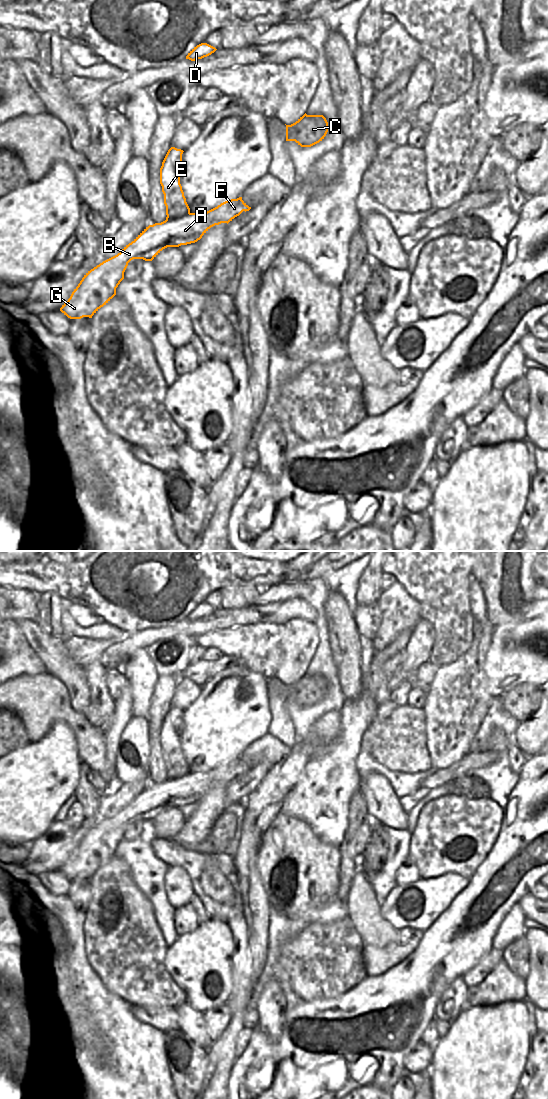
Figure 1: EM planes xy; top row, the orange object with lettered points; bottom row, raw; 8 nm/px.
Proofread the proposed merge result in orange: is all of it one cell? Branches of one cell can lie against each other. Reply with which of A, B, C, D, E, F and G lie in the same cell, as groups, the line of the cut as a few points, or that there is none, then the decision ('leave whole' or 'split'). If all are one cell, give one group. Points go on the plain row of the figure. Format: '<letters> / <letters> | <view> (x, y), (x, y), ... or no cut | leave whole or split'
A B F G / C D E | xy (190, 773), (176, 780), (167, 777) | split

